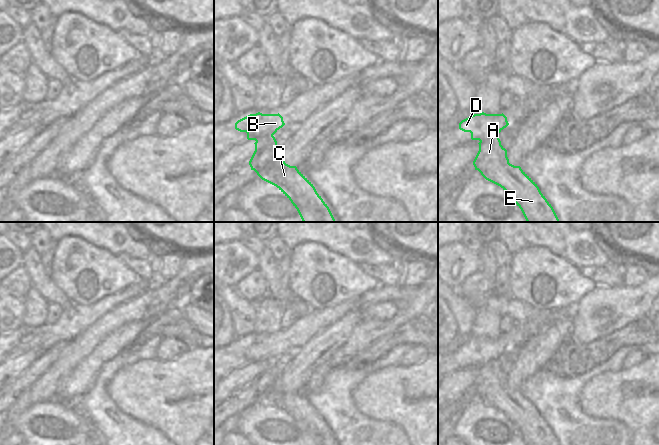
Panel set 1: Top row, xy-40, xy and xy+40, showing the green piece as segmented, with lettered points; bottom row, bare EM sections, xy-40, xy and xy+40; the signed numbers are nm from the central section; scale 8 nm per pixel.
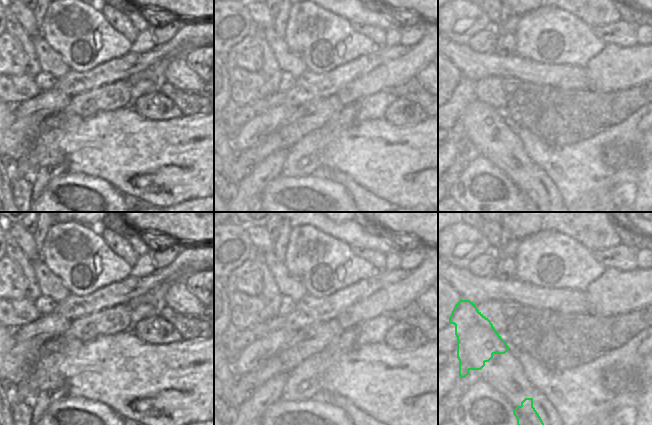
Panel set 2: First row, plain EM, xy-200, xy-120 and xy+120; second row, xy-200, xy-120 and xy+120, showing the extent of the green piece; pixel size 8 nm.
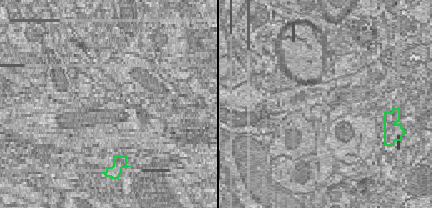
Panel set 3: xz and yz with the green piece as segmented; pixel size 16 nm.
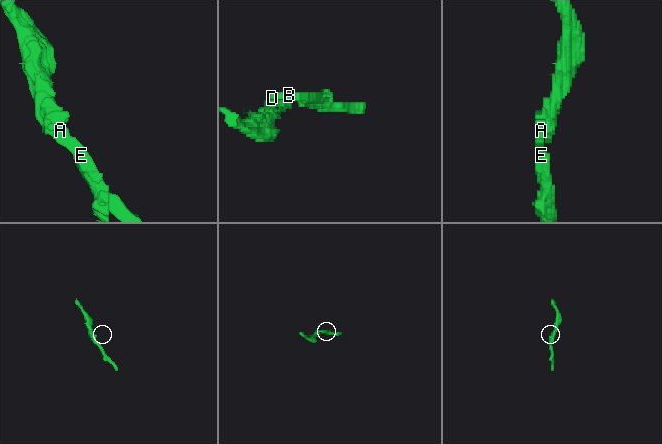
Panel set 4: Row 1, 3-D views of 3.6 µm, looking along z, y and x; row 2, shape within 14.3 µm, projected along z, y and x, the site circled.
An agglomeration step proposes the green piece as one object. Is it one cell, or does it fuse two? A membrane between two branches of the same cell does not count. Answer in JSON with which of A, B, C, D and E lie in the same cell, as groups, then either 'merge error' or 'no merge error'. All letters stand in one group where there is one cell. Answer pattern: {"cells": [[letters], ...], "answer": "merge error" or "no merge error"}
{"cells": [["A", "B", "C", "D", "E"]], "answer": "no merge error"}

